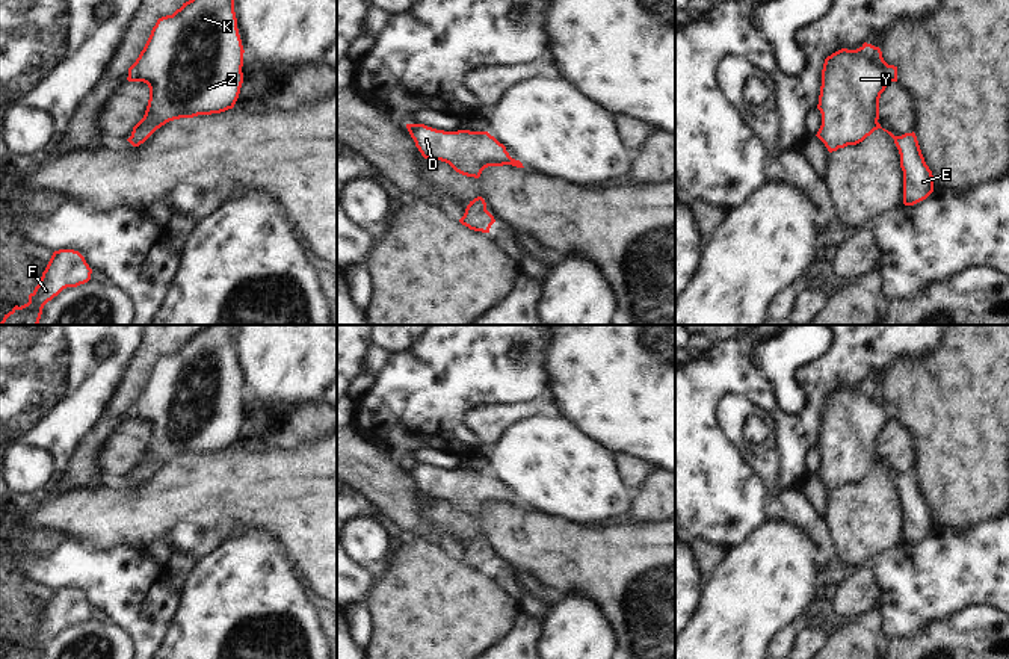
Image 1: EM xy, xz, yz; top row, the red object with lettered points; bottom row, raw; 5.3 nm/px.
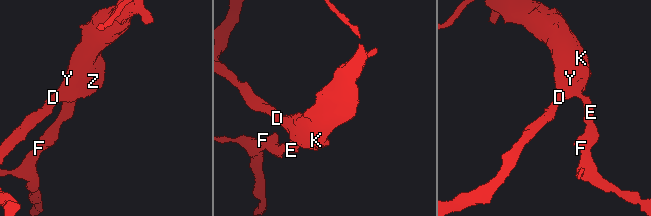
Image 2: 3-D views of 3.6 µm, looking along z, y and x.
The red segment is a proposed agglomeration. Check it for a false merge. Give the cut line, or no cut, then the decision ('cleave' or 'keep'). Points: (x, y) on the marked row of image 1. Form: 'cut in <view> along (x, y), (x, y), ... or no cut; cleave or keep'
no cut; keep

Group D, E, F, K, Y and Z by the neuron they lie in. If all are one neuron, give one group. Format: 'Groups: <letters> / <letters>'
Groups: D E F K Y Z

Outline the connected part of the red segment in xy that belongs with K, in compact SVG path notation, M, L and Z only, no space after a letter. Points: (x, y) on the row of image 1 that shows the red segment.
M189 0L172 15L159 18L139 57L128 68L127 80L147 83L150 100L127 141L139 147L169 121L233 109L243 83L243 53L234 0Z

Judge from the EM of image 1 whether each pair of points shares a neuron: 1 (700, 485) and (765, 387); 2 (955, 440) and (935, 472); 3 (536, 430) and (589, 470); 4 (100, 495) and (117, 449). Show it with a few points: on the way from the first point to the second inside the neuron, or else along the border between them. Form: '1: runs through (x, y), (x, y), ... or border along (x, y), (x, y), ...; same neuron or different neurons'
1: runs through (700, 451), (700, 408), (722, 386), (730, 386); same neuron
2: runs through (955, 448), (955, 452), (943, 464); same neuron
3: runs through (550, 443), (576, 469); same neuron
4: border along (126, 476), (103, 479); different neurons

